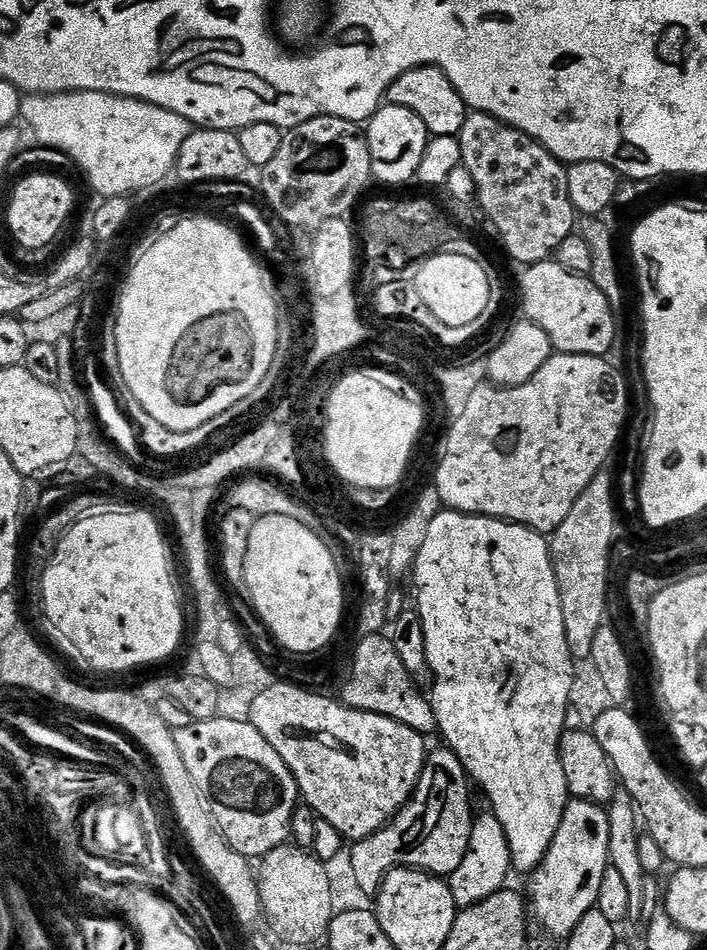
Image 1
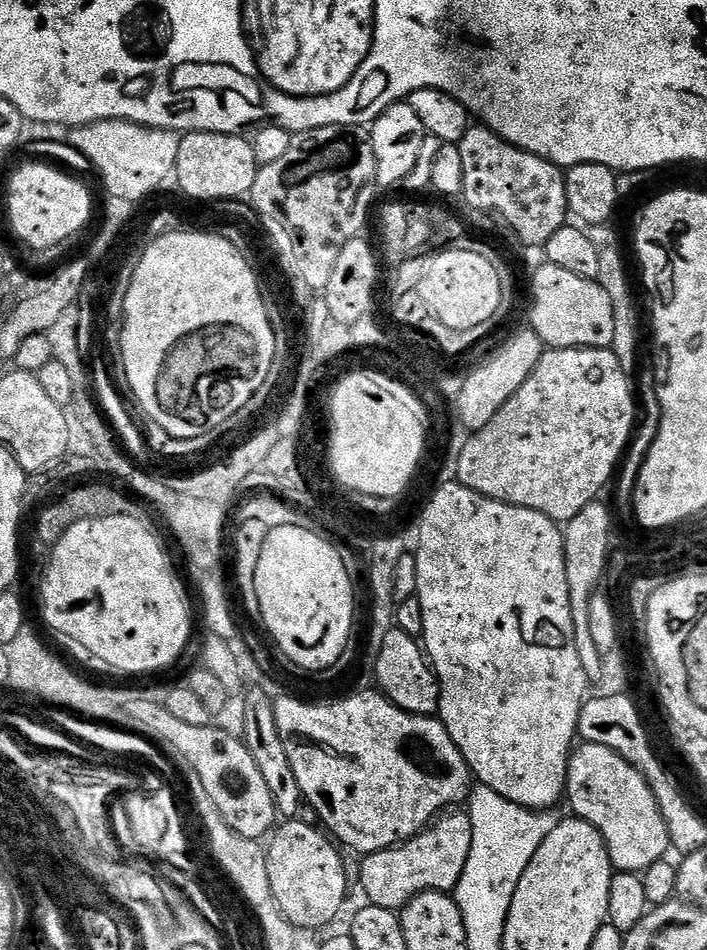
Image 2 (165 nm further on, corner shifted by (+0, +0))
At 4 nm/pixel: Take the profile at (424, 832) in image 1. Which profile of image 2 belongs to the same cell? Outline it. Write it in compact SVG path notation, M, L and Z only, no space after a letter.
M448 810L412 839L381 852L369 852L360 864L360 888L369 905L399 913L412 899L423 892L451 893L466 858L470 858L472 827L467 811Z

